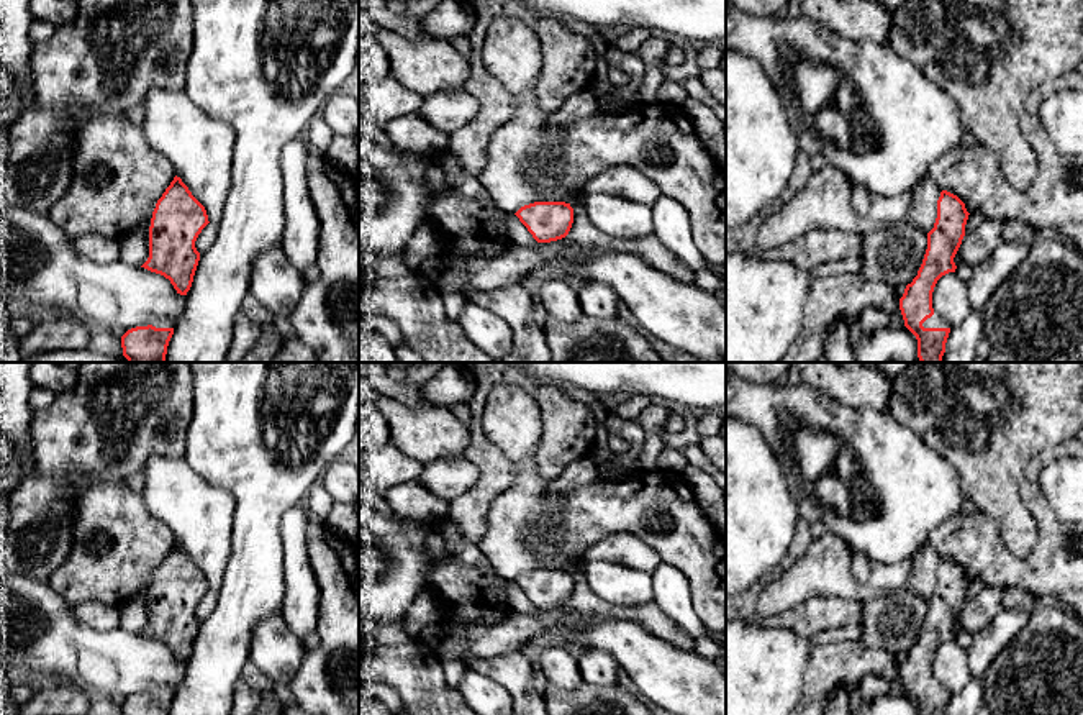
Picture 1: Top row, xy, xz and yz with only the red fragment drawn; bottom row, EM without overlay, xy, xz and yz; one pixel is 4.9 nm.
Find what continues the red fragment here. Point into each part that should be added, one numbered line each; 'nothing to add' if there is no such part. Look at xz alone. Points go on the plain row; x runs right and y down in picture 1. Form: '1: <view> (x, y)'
nothing to add

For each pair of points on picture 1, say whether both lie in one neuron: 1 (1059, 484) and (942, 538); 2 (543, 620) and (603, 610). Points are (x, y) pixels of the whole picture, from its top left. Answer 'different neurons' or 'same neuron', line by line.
1: different neurons
2: same neuron

